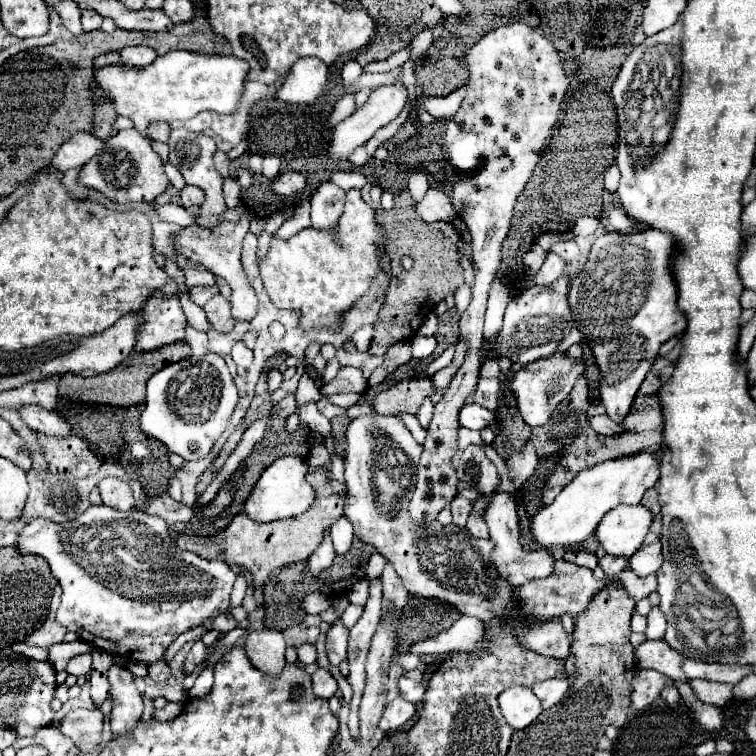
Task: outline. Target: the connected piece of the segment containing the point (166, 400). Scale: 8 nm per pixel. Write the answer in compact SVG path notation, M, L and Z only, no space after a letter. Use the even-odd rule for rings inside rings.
M206 354L202 360L186 358L162 368L148 380L146 408L140 426L184 460L202 460L228 428L236 404L238 390L226 362L218 354Z

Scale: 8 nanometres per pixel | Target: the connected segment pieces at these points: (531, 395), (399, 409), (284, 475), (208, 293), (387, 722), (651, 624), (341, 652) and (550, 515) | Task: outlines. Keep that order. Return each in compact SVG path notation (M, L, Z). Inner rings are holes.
M560 352L546 356L546 360L536 360L532 364L522 366L520 370L516 370L514 376L512 376L510 388L512 388L516 408L522 416L522 420L532 428L544 426L550 420L554 408L570 394L580 372L584 372L584 370L586 370L584 360L574 360L568 354L560 354Z
M430 378L402 380L392 388L380 392L372 404L378 414L416 414L422 400L434 394Z
M282 456L276 462L272 462L256 482L252 494L248 496L244 504L244 512L256 522L274 522L282 518L294 518L304 514L310 504L314 502L314 488L306 482L308 474L306 458L300 456Z
M214 284L214 286L196 286L196 288L192 288L190 290L190 294L188 294L188 298L192 300L192 302L196 302L198 306L204 306L212 296L216 296L218 294L218 286Z
M396 698L392 700L386 708L384 708L384 714L380 718L380 724L378 728L382 732L388 732L388 730L396 730L400 728L402 724L406 724L416 712L416 706L404 698Z
M652 608L648 614L648 630L646 630L646 638L652 640L662 640L666 632L666 618L658 608Z
M338 620L326 634L326 652L332 666L338 666L346 660L346 646L348 646L348 630L344 628L342 620Z
M636 452L632 456L614 458L592 468L584 468L552 504L544 506L532 518L532 536L544 548L572 548L584 542L600 524L606 512L618 504L640 504L646 490L654 488L660 478L660 452Z

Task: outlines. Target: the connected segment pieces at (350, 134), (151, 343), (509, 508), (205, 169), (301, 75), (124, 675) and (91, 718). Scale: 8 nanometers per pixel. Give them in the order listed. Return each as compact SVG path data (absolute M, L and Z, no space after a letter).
M404 84L376 88L370 96L370 102L360 106L352 116L342 120L332 130L332 144L328 148L328 156L330 158L348 158L358 146L364 146L374 136L376 130L380 130L382 126L388 126L392 120L396 120L398 114L406 108L406 104L408 104L408 88Z
M156 294L152 296L152 300L148 300L140 314L144 316L146 322L138 330L136 350L150 352L166 344L184 340L186 316L182 312L178 298L166 300L160 294Z
M508 492L496 494L492 498L486 516L484 516L488 530L490 530L490 540L496 544L492 552L492 560L498 566L498 572L512 584L512 586L524 586L526 582L534 578L546 578L554 572L554 556L548 550L538 550L538 552L526 552L520 544L520 526L518 526L518 514L516 514L516 504L514 498Z
M174 128L170 132L170 140L168 140L168 146L170 146L170 164L174 164L186 184L194 184L194 186L200 186L206 194L202 206L200 206L200 214L198 214L198 224L200 226L216 226L220 224L220 214L226 212L226 204L224 204L224 194L222 194L222 184L224 184L224 178L218 174L218 170L214 168L212 164L212 156L216 152L216 142L206 136L206 134L198 134L198 132L190 132L186 128Z
M302 58L292 66L276 98L292 104L312 104L324 94L328 84L328 74L330 70L322 60Z
M112 664L108 670L108 680L112 686L112 732L130 734L142 716L142 696L134 684L134 676L128 668Z
M74 710L52 724L58 724L62 734L72 738L72 742L80 748L80 754L88 754L102 738L102 722L104 716L100 710Z

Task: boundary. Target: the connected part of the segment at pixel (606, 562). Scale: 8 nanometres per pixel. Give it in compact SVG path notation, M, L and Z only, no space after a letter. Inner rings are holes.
M604 554L600 560L598 560L598 566L604 570L606 576L616 576L620 574L624 568L626 568L628 560L626 558L618 558L618 556L610 556L610 554Z

